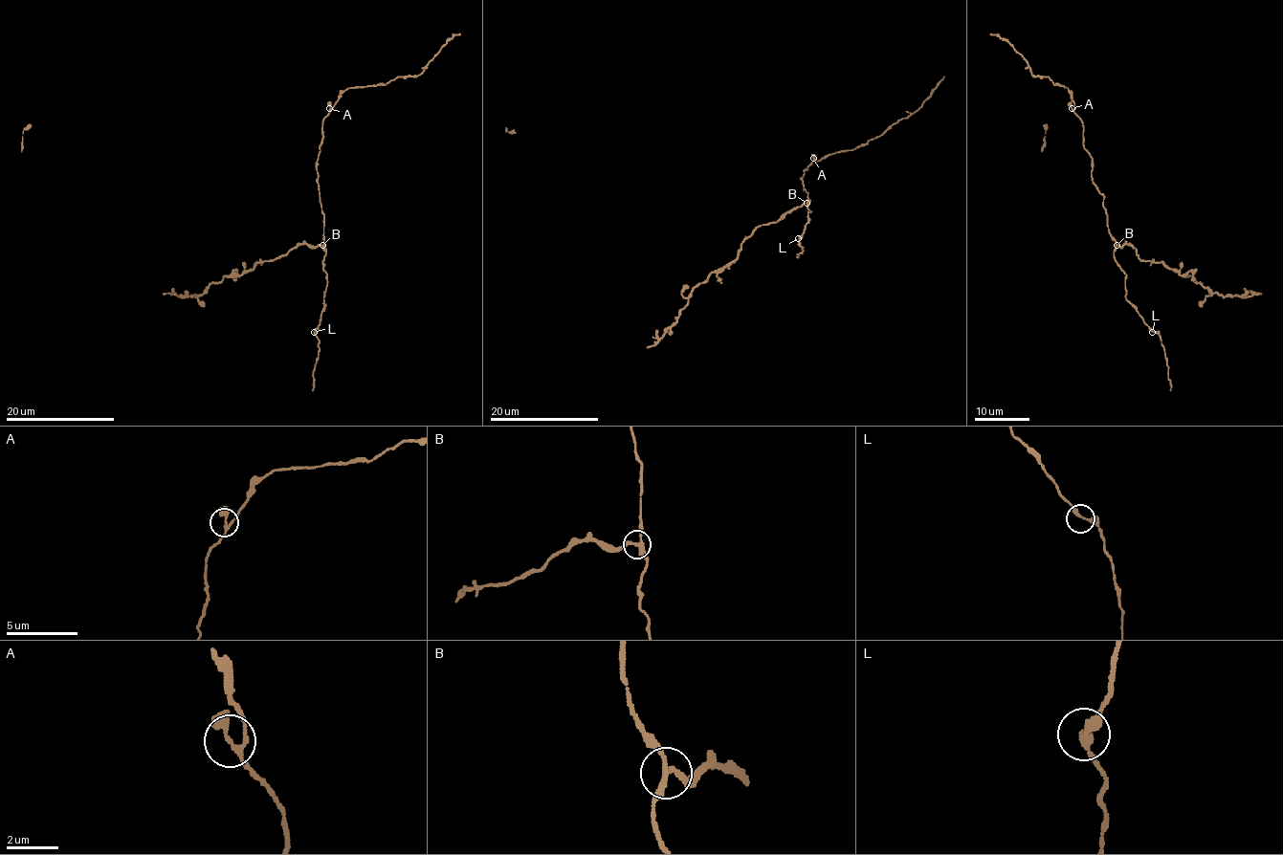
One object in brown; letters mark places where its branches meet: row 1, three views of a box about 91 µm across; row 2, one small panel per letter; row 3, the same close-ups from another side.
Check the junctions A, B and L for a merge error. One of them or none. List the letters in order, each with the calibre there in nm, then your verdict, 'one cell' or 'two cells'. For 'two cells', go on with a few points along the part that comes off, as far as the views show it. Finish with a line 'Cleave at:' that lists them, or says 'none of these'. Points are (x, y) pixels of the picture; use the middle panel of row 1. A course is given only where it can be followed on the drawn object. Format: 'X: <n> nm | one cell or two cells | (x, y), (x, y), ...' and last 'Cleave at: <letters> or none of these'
A: 200 nm | one cell
B: 200 nm | two cells | (807, 203), (759, 226), (741, 245), (734, 260), (714, 270), (704, 283), (692, 290), (678, 318), (647, 347)
L: 280 nm | one cell
Cleave at: B

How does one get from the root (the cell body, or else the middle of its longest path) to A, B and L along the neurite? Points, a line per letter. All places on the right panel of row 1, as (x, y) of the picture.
A: (1136, 251), (1130, 244), (1119, 247), (1110, 233), (1104, 196), (1082, 143), (1084, 125), (1072, 108)
B: (1136, 251), (1130, 244), (1117, 246)
L: (1136, 251), (1130, 244), (1117, 246), (1114, 256), (1126, 275), (1126, 300), (1152, 332)

